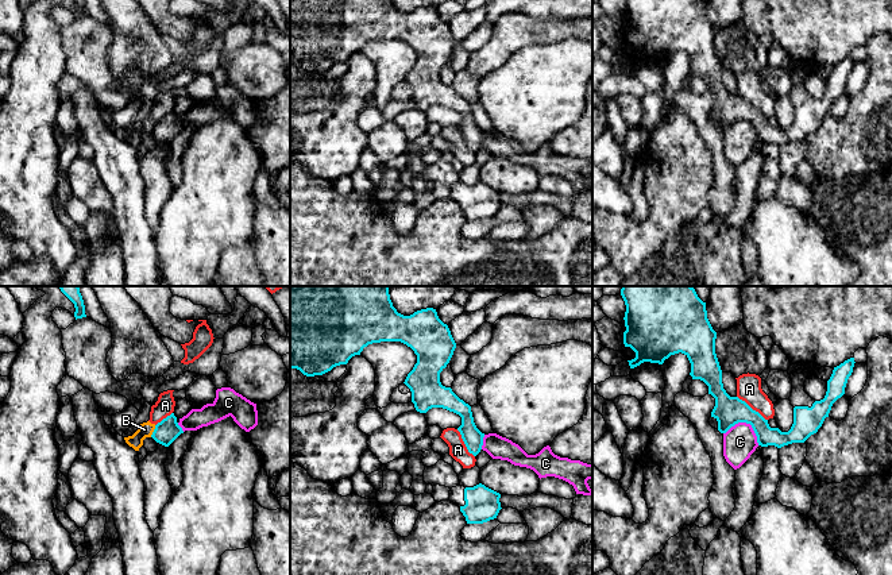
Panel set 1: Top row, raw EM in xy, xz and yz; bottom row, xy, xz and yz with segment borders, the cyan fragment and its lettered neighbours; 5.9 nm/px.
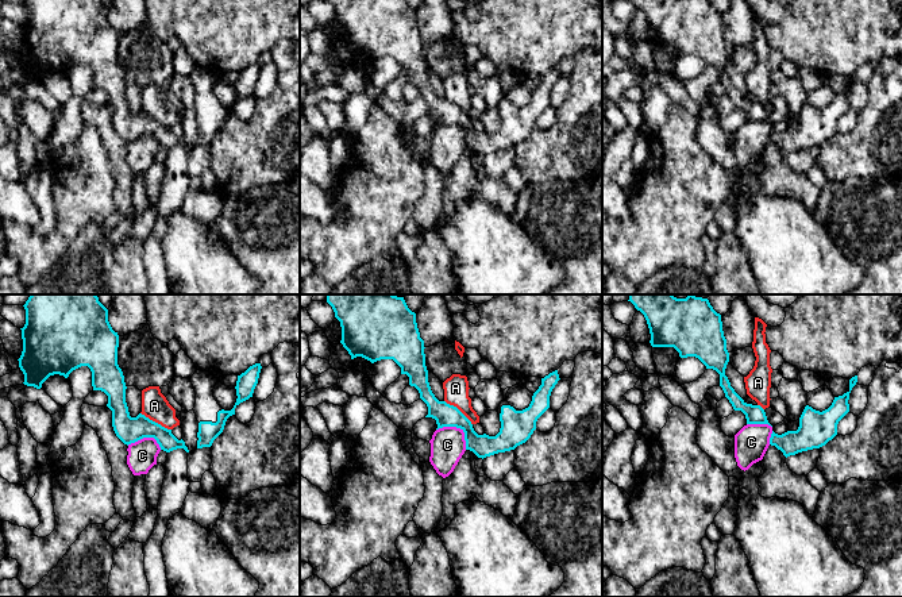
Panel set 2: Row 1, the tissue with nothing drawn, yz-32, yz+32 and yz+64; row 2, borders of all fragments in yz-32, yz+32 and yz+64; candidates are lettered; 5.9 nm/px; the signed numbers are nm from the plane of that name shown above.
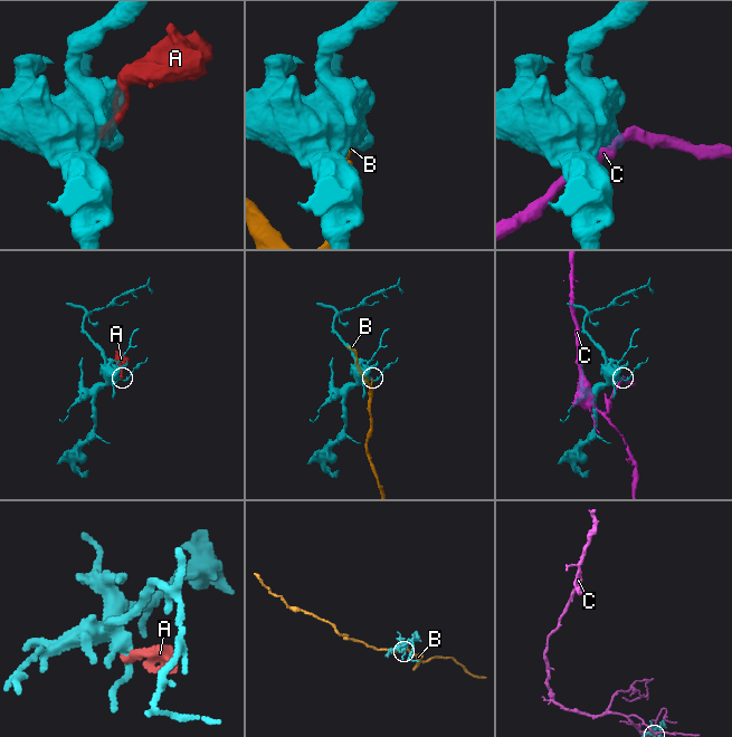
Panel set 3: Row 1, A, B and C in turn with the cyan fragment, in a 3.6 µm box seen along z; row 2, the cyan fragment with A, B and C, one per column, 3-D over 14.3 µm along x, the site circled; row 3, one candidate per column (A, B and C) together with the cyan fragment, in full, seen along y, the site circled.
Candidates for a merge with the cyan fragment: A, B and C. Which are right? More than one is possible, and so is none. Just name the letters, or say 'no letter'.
no letter

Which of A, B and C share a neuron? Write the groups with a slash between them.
A B / C

